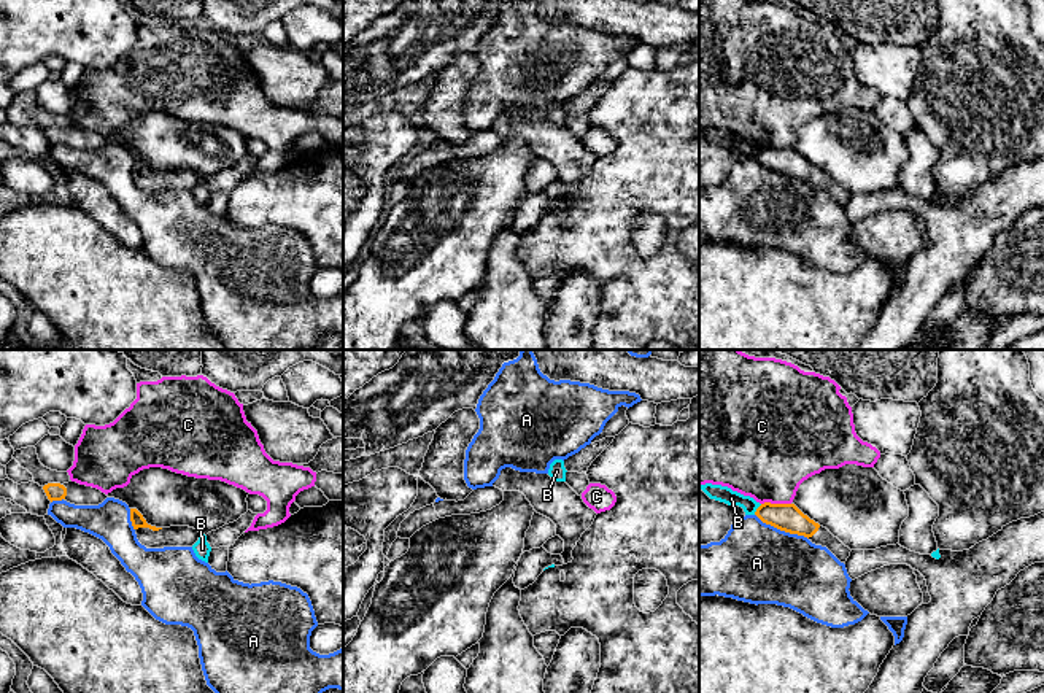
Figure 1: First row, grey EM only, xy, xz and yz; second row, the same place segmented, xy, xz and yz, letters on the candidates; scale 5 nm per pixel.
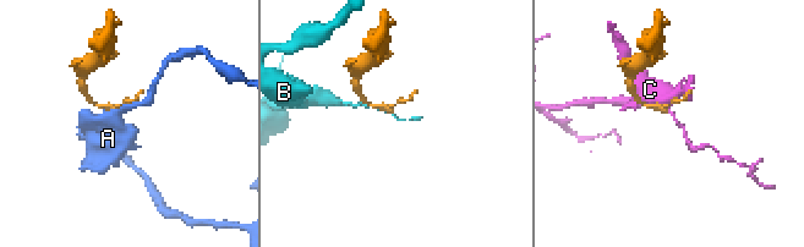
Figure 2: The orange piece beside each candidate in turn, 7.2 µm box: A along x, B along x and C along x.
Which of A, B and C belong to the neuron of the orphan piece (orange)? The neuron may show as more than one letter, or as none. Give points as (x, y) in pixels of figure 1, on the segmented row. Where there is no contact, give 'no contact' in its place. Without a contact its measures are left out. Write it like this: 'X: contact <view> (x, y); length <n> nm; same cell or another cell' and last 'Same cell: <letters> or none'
A: contact yz (782, 530); length 300 nm; another cell
B: contact yz (757, 509); length 70 nm; another cell
C: contact yz (776, 504); length 150 nm; another cell
Same cell: none

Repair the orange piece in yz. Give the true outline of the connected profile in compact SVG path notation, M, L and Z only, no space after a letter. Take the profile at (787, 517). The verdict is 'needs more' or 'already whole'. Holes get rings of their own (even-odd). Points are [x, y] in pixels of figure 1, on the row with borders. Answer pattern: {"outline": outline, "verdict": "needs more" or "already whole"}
{"outline": "M761 504L755 515L766 525L780 531L807 537L812 544L826 547L845 564L850 548L834 537L826 528L804 515L795 504Z", "verdict": "needs more"}

